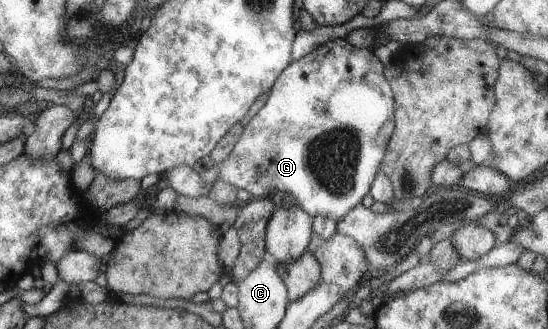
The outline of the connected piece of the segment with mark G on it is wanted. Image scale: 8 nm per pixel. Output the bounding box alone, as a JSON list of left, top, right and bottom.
[218,39,396,221]

